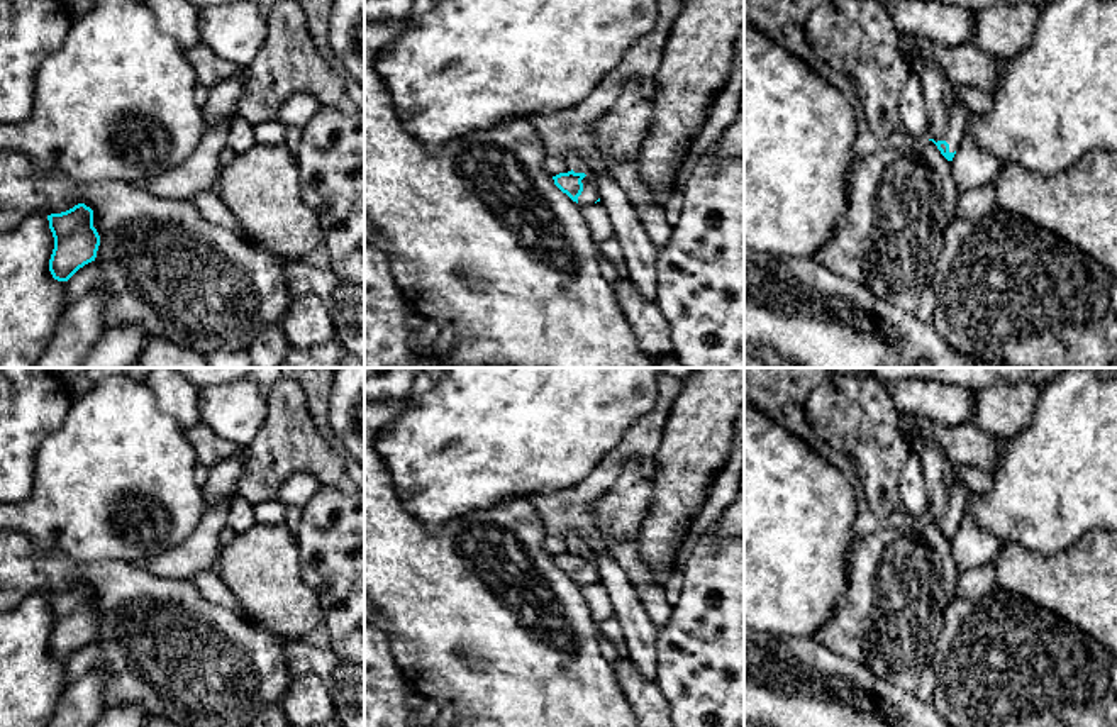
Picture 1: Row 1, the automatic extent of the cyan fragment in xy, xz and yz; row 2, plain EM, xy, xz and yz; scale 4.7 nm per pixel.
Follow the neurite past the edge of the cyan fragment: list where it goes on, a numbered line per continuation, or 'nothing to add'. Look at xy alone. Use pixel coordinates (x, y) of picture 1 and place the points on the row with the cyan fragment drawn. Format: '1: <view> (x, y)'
nothing to add

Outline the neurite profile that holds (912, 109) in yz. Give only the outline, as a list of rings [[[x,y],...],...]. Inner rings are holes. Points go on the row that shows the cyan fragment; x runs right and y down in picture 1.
[[[914,69],[902,88],[898,112],[905,134],[917,144],[929,139],[929,112],[924,102],[922,85]]]

